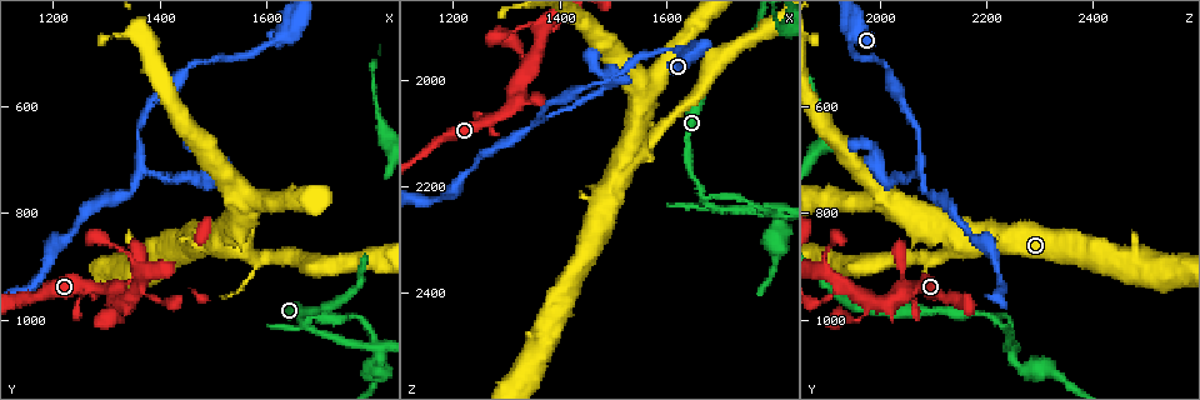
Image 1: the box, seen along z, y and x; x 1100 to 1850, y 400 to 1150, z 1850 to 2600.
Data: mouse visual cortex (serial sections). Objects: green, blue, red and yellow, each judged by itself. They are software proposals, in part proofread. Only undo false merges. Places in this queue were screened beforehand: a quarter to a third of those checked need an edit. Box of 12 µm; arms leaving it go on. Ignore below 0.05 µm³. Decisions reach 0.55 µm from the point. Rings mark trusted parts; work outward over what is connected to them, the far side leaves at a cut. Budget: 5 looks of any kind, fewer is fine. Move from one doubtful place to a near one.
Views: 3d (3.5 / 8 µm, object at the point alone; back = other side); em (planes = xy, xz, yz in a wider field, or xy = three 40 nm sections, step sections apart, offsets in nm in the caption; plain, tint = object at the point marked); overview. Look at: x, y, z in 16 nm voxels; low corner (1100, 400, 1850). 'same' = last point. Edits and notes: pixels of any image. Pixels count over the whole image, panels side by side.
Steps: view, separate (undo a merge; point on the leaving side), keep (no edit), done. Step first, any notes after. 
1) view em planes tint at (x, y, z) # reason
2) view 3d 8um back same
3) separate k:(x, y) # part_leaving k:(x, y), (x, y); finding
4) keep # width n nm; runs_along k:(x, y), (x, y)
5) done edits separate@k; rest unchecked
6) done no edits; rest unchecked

view 3d 8um at (1365, 710, 2075) # branch point

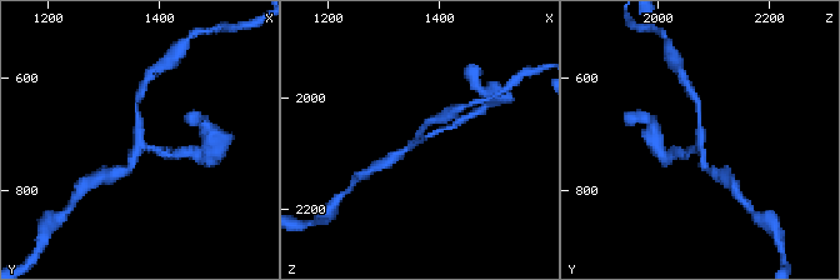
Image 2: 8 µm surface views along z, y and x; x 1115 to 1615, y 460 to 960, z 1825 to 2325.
view em xy step 3 tint at (1360, 715, 2080) # arms 3; arm_widths 150, 150, 200 nm; now the EM

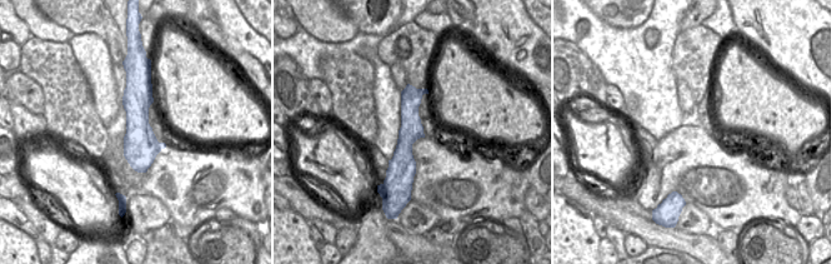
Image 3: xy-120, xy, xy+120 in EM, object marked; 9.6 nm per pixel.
keep # width 220 nm; runs_along 2:(136, 105), (138, 145), (123, 170); one cell here

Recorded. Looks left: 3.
view 3d 3.5um at (1460, 670, 1975) # sharp bend

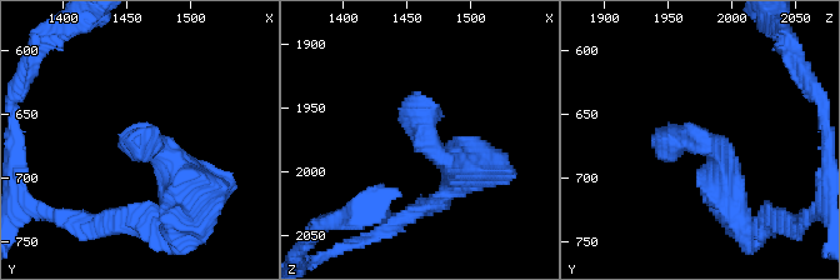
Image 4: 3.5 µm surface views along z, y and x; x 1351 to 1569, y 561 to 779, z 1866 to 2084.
view em xy step 5 tint at (1460, 670, 1974) # need the tissue

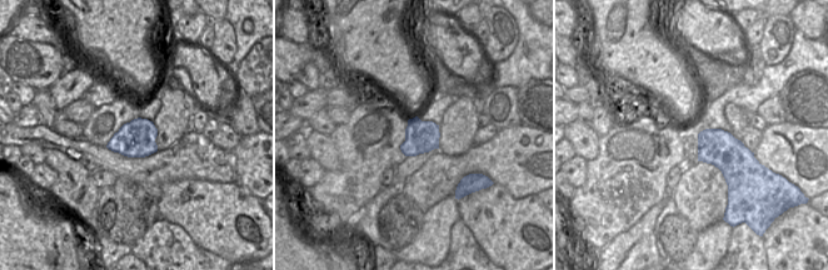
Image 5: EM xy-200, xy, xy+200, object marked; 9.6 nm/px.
keep # runs_along 4:(460, 166), (421, 141), (418, 96); all the same cell

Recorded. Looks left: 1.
done no edits; rest unchecked

